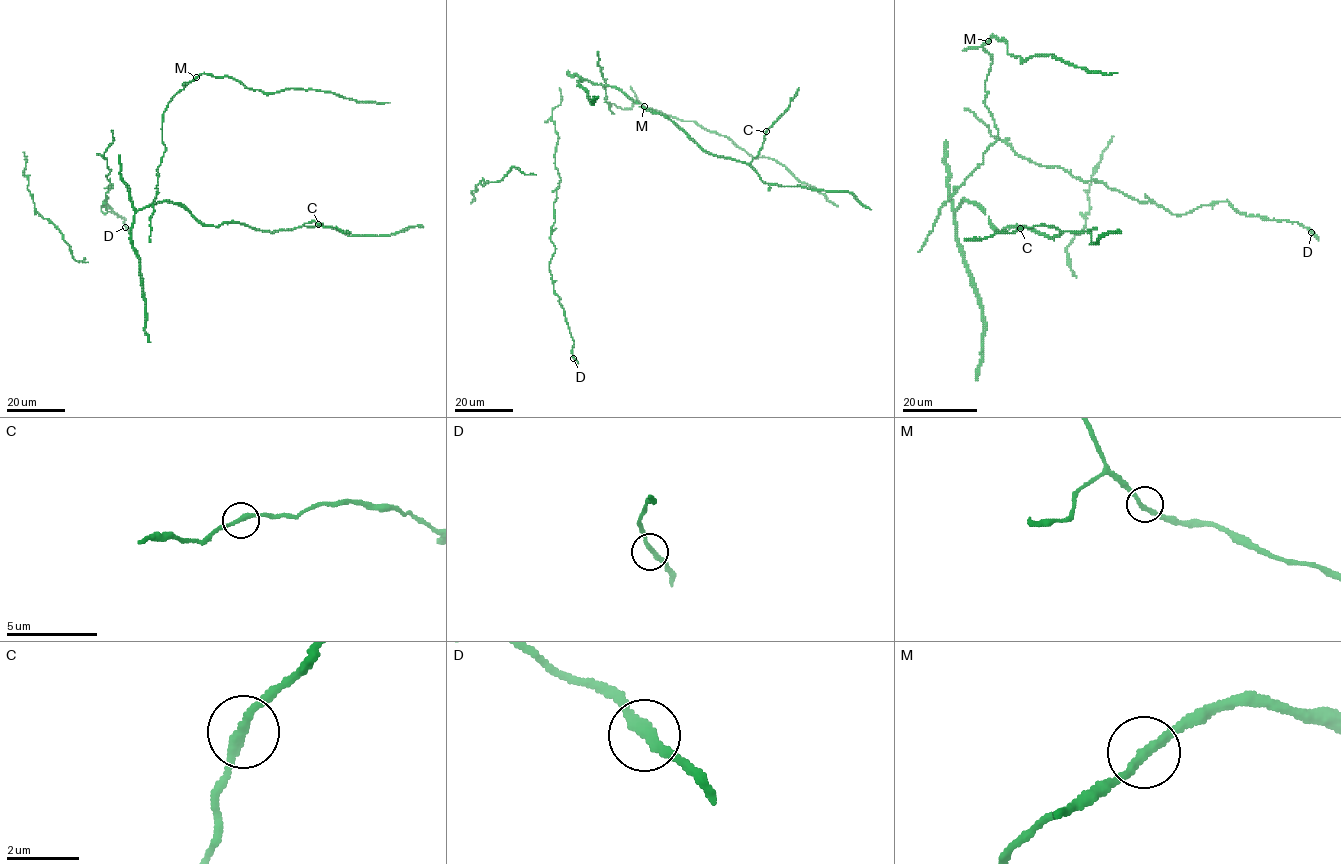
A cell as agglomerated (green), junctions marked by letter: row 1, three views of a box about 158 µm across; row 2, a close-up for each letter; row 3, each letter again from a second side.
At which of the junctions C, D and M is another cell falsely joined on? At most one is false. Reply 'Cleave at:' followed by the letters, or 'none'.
Cleave at: none

